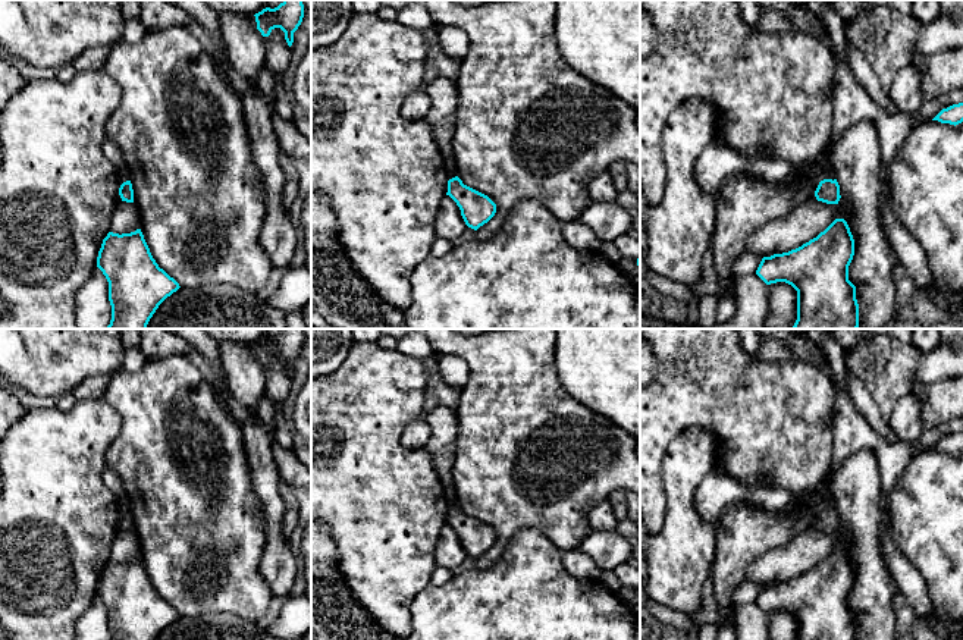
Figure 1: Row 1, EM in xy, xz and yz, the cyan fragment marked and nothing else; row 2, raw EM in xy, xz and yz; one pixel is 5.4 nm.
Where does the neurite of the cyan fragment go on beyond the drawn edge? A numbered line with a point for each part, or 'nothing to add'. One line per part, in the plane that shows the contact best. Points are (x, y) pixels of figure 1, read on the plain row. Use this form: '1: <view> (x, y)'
nothing to add

